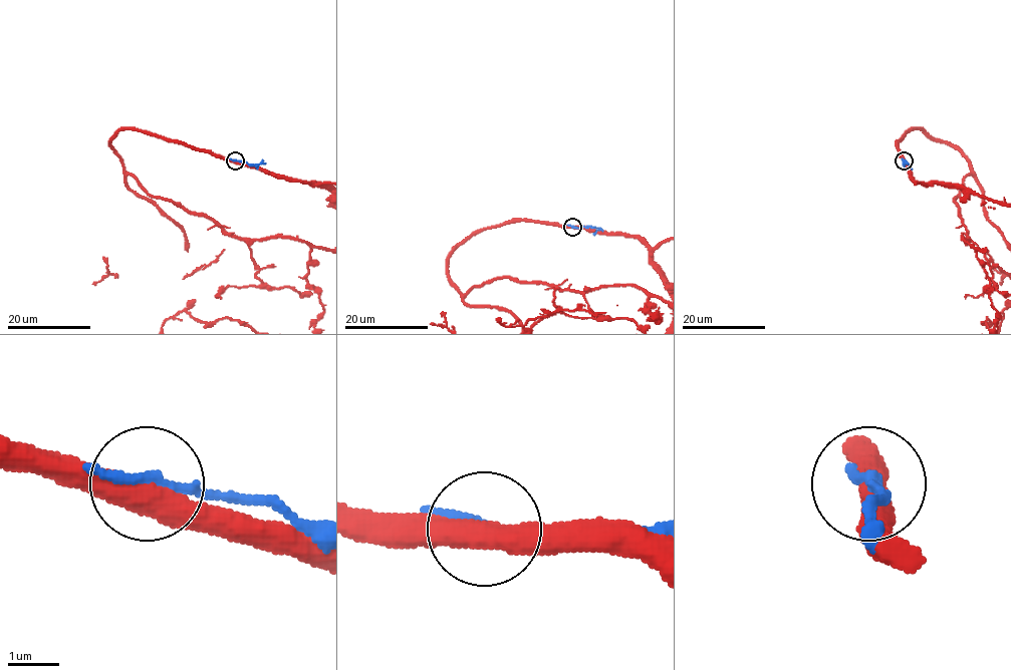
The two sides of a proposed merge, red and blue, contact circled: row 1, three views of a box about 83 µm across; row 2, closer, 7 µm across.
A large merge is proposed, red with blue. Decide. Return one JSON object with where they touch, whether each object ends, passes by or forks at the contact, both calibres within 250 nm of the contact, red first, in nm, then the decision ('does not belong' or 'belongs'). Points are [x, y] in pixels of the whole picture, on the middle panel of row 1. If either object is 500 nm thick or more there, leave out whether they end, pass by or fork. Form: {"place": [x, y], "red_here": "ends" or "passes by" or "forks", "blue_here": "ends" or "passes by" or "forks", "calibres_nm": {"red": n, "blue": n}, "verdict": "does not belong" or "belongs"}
{"place": [572, 227], "red_here": "passes by", "blue_here": "passes by", "calibres_nm": {"red": 480, "blue": 190}, "verdict": "does not belong"}

